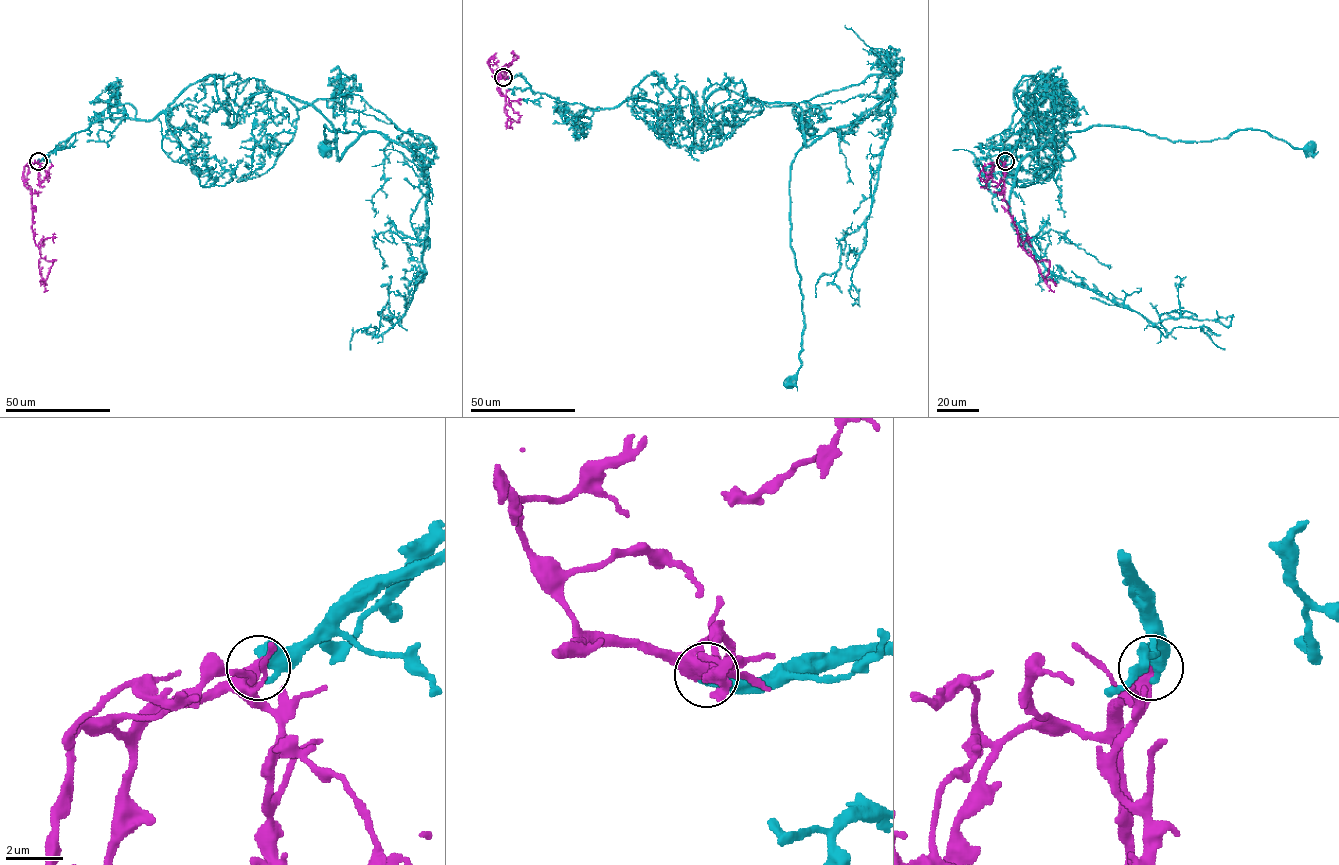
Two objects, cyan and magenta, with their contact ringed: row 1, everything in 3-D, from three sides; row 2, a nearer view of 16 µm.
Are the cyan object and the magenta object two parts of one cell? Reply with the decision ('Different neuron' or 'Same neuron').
Same neuron

